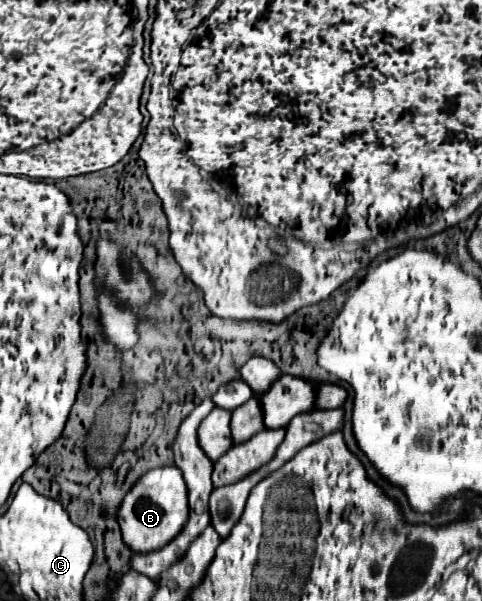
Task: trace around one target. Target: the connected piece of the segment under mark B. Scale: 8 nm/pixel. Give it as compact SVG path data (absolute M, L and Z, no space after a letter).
M170 466L142 474L120 502L116 520L122 530L122 540L130 550L152 552L160 550L160 546L166 546L180 532L180 526L184 526L188 520L188 498L180 470Z

